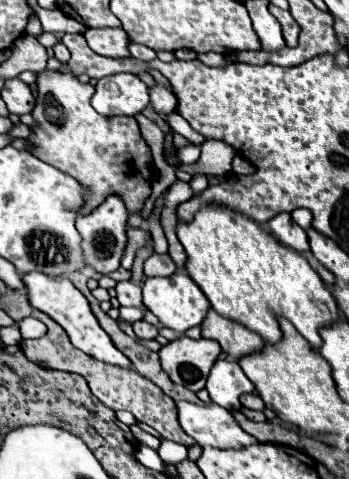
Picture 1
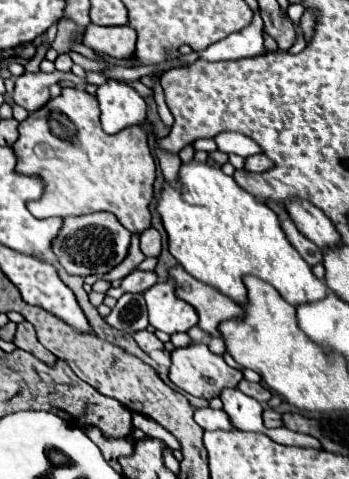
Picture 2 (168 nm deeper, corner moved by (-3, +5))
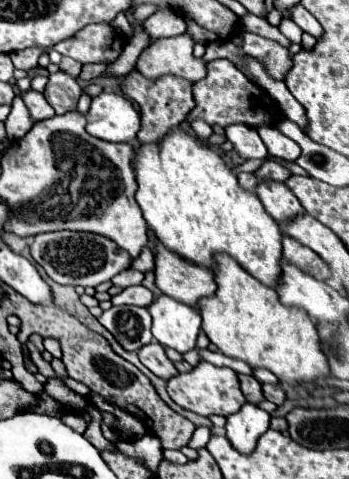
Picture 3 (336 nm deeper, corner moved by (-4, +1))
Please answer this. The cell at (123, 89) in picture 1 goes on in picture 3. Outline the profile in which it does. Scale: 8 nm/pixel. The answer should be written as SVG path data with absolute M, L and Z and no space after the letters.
M100 93L98 97L92 99L86 119L88 119L86 129L90 135L104 141L122 141L122 143L136 145L136 135L140 131L140 113L136 111L134 103L128 97L120 93Z

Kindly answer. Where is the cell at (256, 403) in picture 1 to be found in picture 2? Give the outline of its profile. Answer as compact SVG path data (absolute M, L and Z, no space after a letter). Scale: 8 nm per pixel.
M243 379L239 383L239 391L243 391L245 395L249 395L249 397L261 401L261 403L267 403L269 397L271 397L271 391L269 389L265 389L261 383L249 383L247 379Z

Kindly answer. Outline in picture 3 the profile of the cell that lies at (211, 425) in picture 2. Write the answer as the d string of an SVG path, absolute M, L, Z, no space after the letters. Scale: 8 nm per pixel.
M198 427L198 429L194 431L194 435L192 435L190 447L192 447L192 449L204 447L204 445L208 443L208 439L210 439L210 429L208 429L208 427Z

